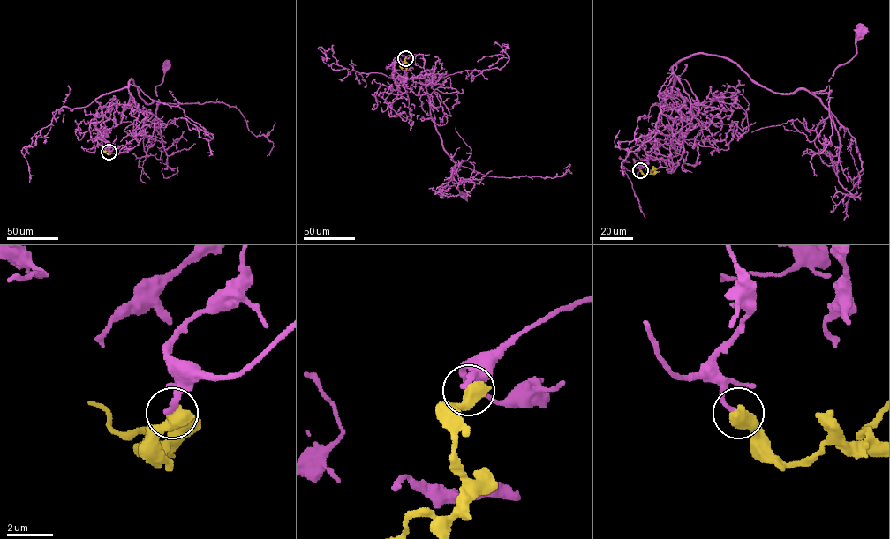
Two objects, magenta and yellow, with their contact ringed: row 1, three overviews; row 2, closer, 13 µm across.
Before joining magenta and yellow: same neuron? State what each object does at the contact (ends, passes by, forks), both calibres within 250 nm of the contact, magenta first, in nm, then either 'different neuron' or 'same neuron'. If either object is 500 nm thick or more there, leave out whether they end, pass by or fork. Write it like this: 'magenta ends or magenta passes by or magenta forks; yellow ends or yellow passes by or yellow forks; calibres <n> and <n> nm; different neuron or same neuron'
calibres 240 and 700 nm; different neuron

